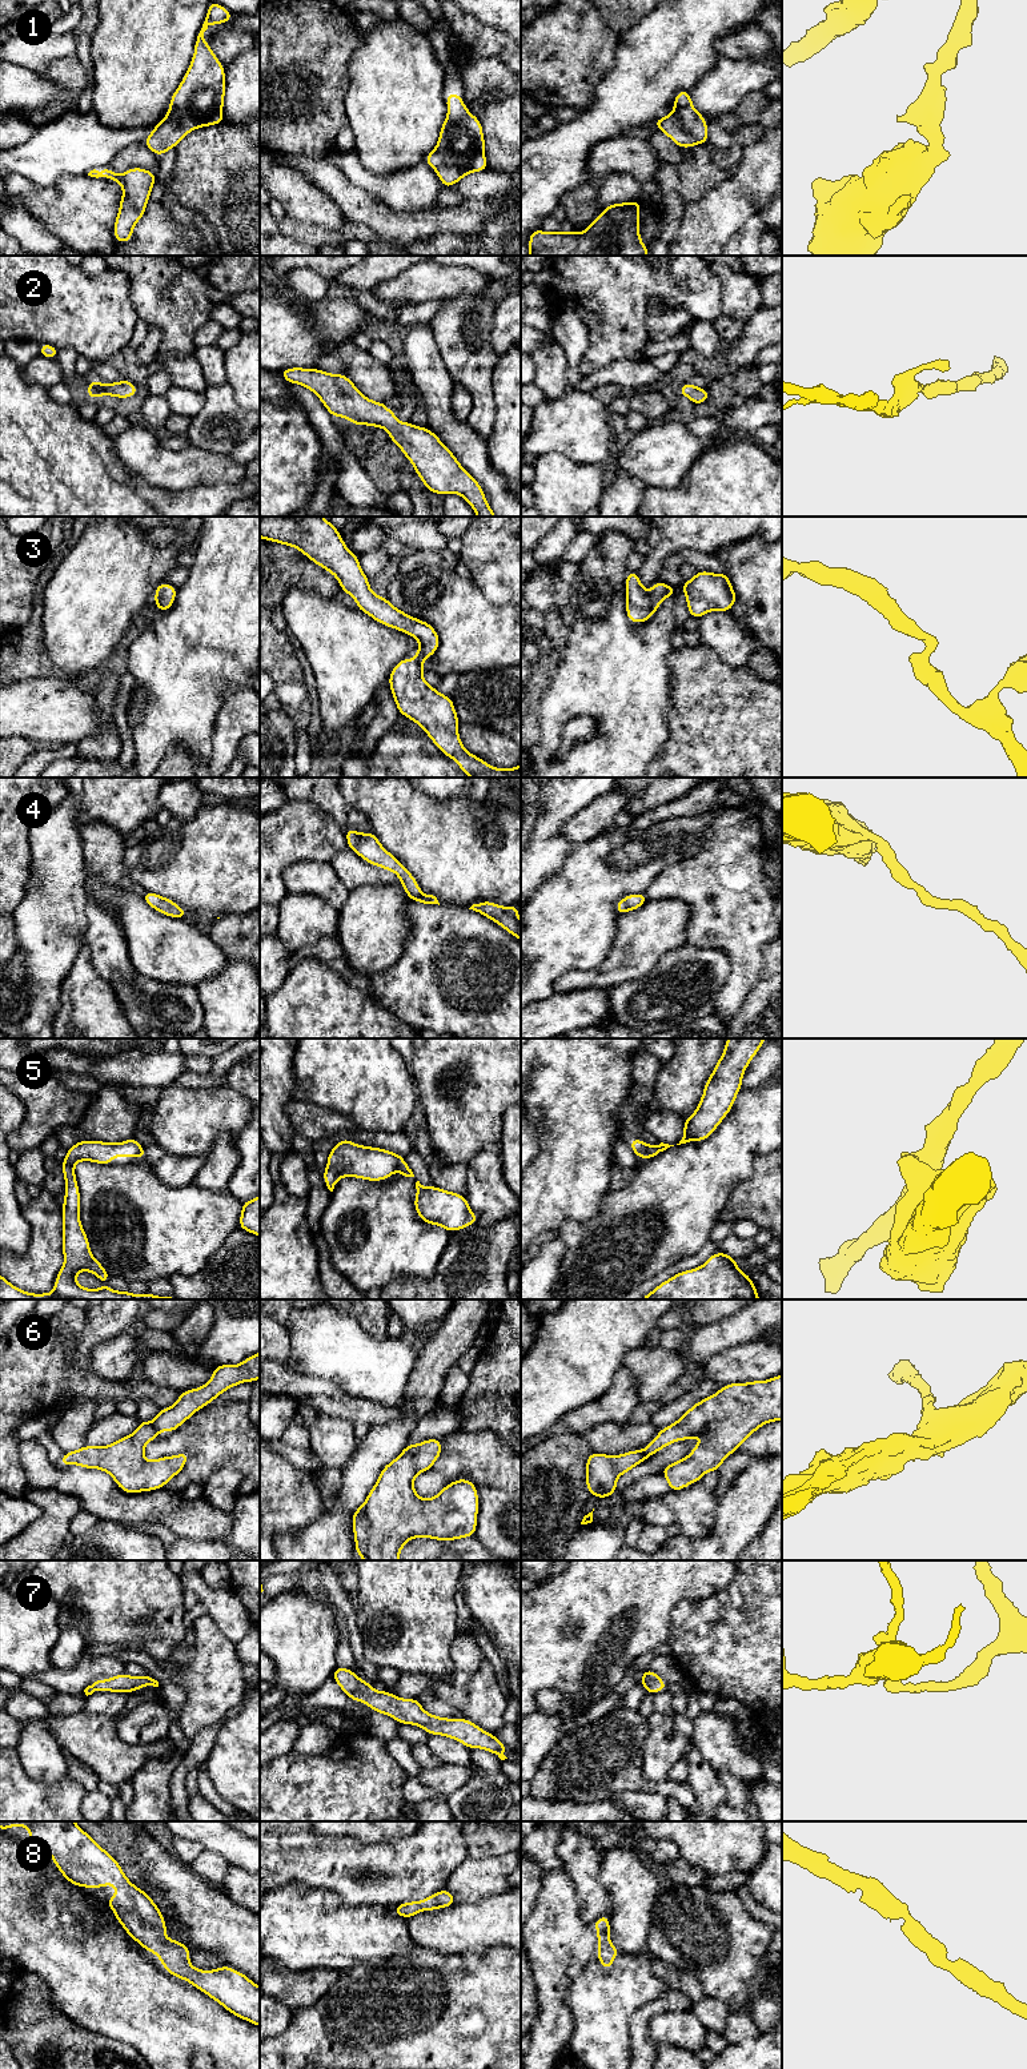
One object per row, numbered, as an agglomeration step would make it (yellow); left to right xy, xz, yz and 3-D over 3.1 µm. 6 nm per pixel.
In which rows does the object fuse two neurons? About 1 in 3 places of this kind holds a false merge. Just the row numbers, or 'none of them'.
5

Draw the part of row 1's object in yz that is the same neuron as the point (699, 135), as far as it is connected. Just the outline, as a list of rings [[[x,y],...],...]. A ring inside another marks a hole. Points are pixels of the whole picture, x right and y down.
[[[679,91],[675,95],[673,112],[655,120],[654,126],[679,148],[691,148],[709,141],[707,121],[695,111],[687,91]]]

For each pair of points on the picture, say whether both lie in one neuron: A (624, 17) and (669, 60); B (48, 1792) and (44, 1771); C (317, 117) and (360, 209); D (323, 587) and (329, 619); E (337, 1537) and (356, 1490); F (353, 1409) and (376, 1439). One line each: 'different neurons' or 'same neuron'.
A: different neurons
B: different neurons
C: different neurons
D: different neurons
E: same neuron
F: different neurons

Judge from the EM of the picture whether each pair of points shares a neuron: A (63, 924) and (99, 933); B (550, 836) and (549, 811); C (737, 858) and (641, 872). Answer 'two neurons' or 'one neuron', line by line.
A: two neurons
B: one neuron
C: two neurons

